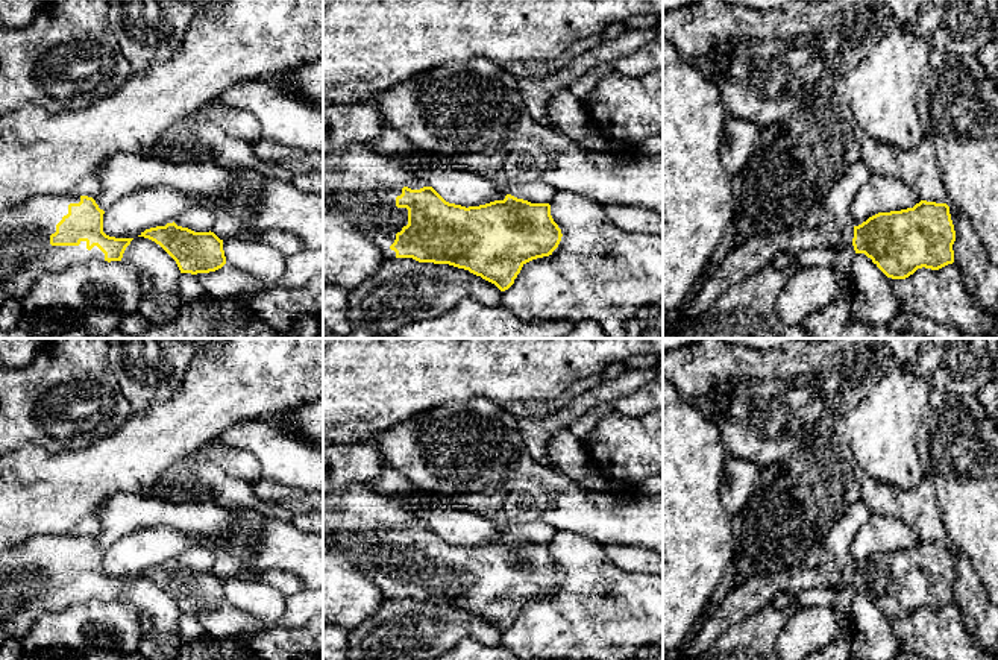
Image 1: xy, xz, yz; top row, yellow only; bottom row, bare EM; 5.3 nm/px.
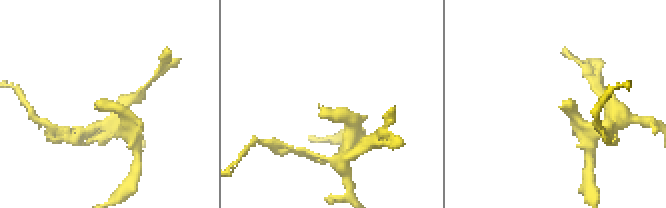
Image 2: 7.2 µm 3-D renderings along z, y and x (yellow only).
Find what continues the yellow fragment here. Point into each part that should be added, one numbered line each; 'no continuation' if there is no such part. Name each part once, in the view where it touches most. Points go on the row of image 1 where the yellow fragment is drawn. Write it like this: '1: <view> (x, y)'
1: xy (26, 254)

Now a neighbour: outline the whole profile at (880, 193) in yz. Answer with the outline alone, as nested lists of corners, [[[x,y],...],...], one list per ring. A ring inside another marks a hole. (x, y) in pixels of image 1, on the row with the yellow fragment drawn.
[[[872,174],[854,197],[851,218],[858,226],[878,212],[913,208],[919,202],[916,191],[905,182],[890,176]]]

